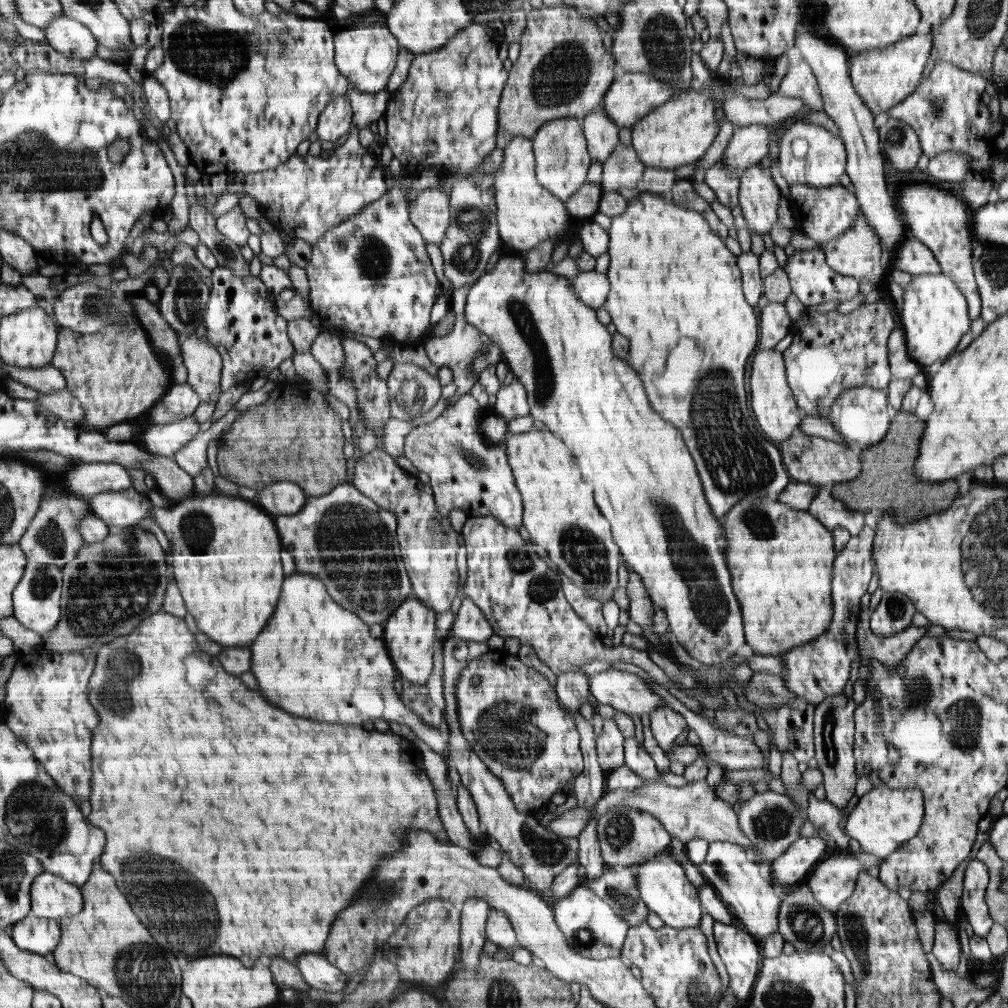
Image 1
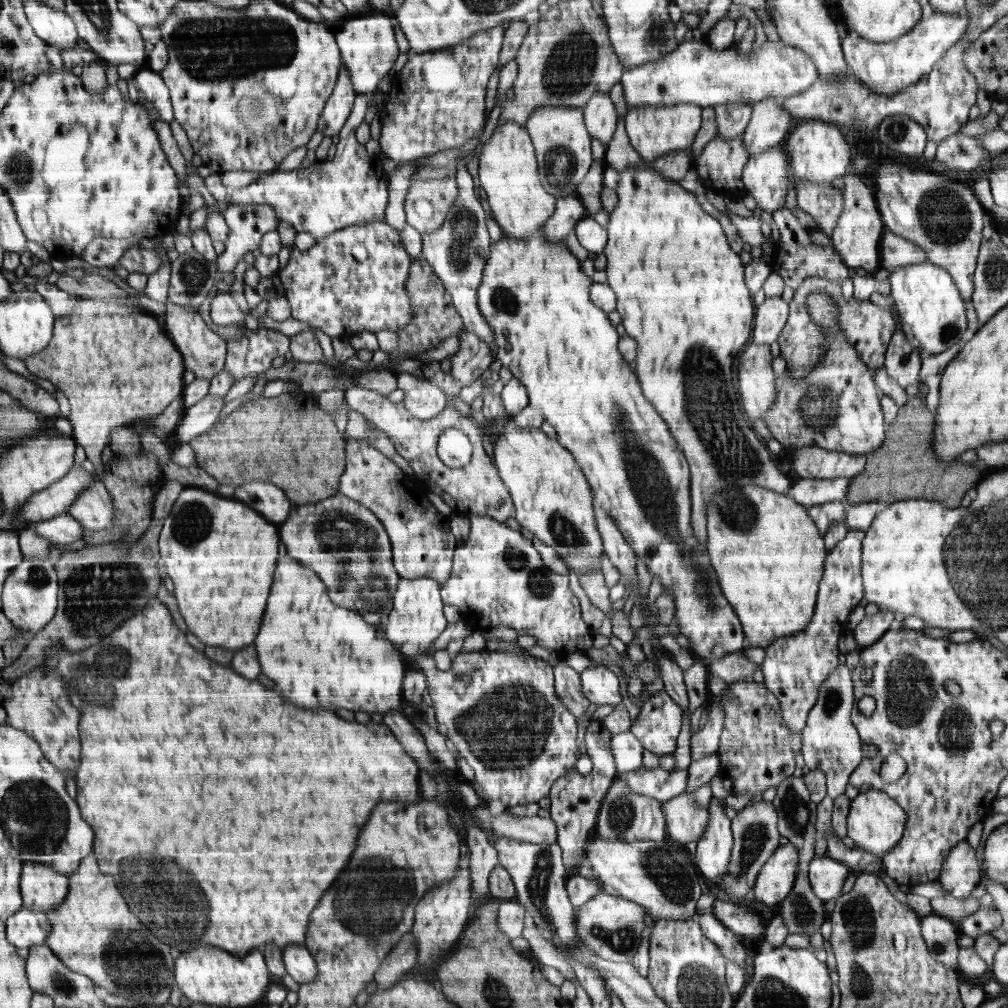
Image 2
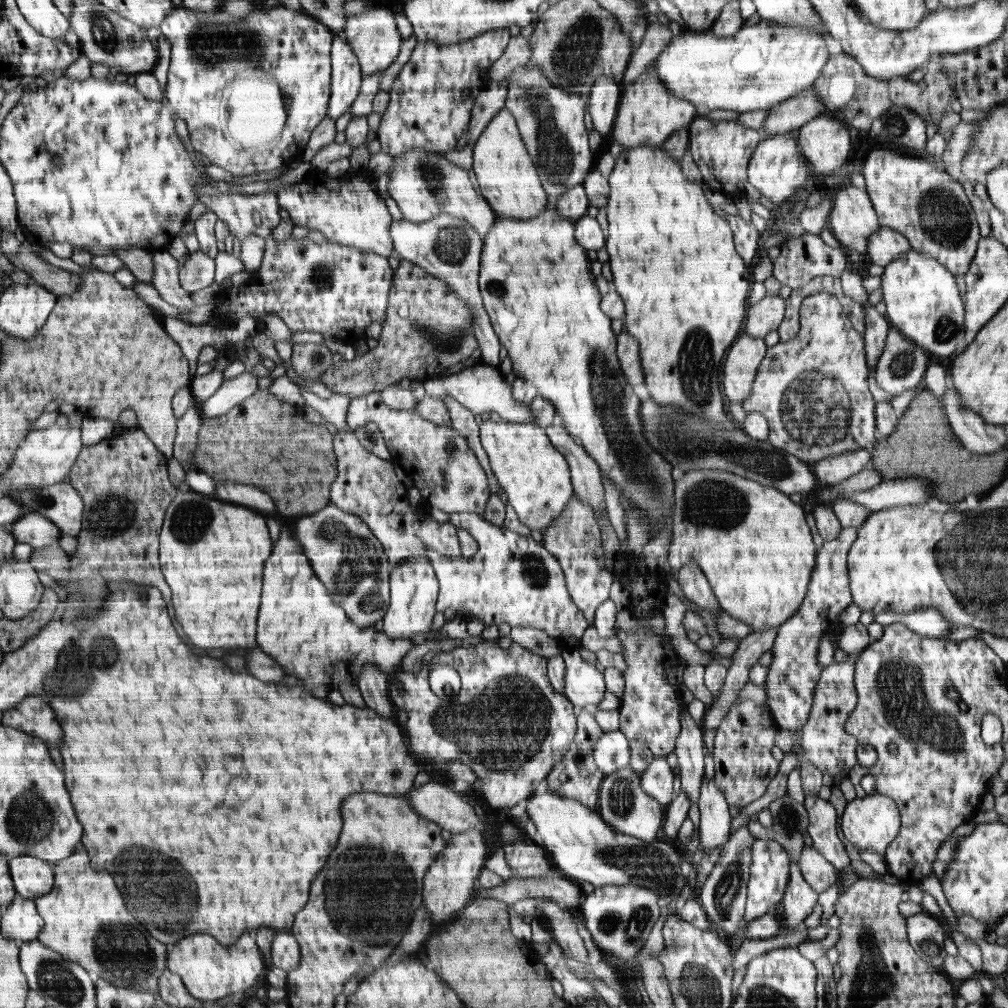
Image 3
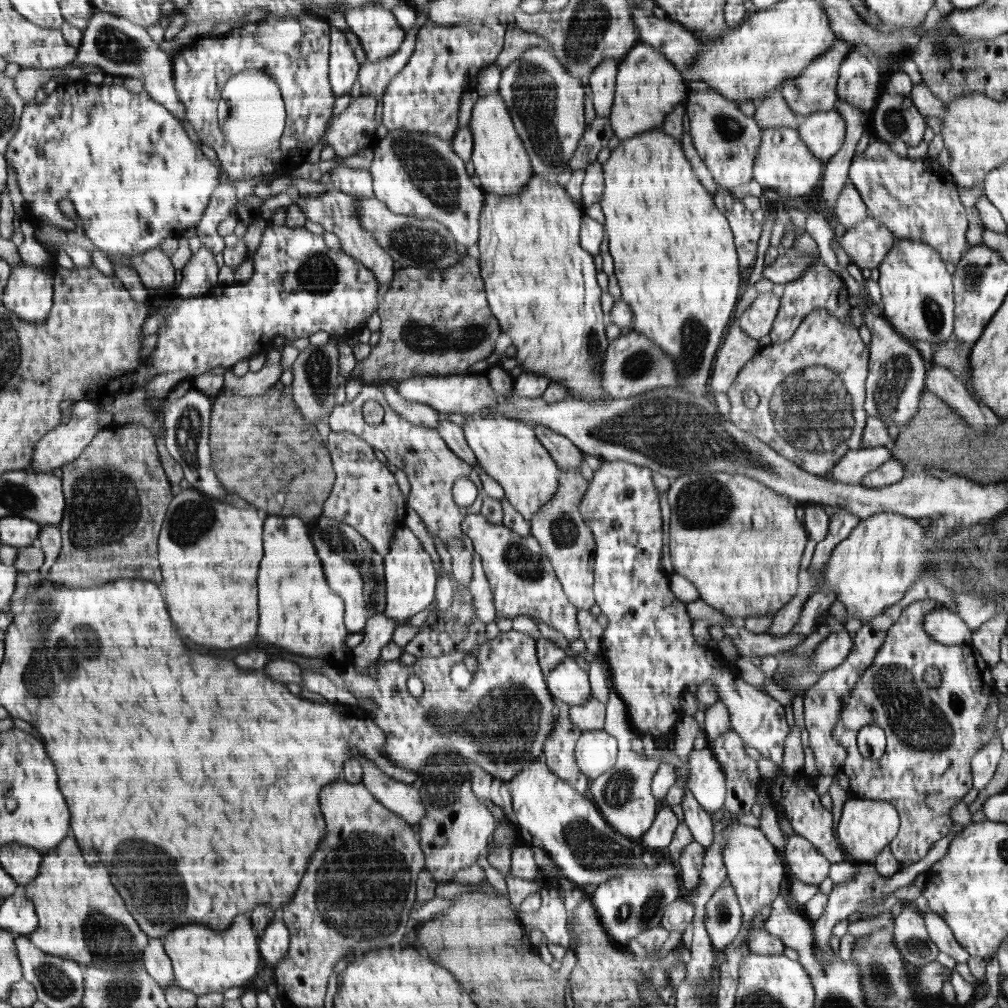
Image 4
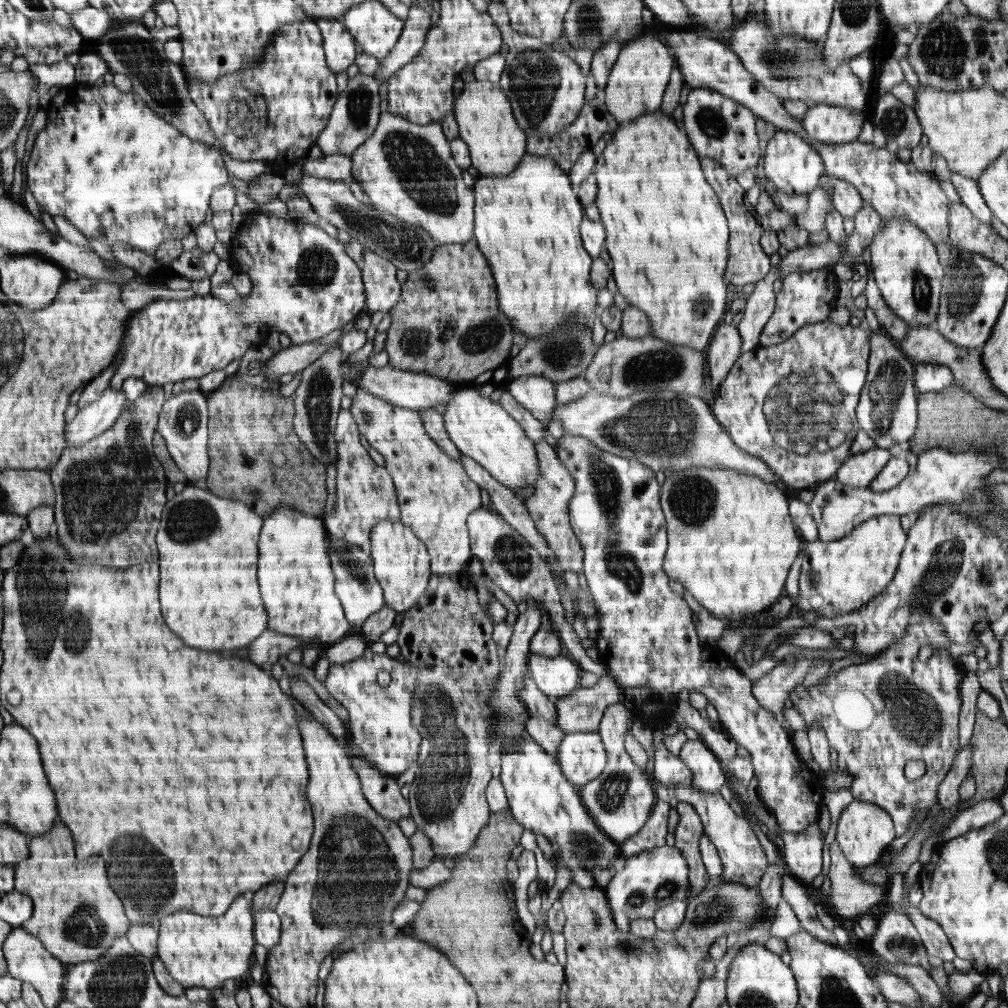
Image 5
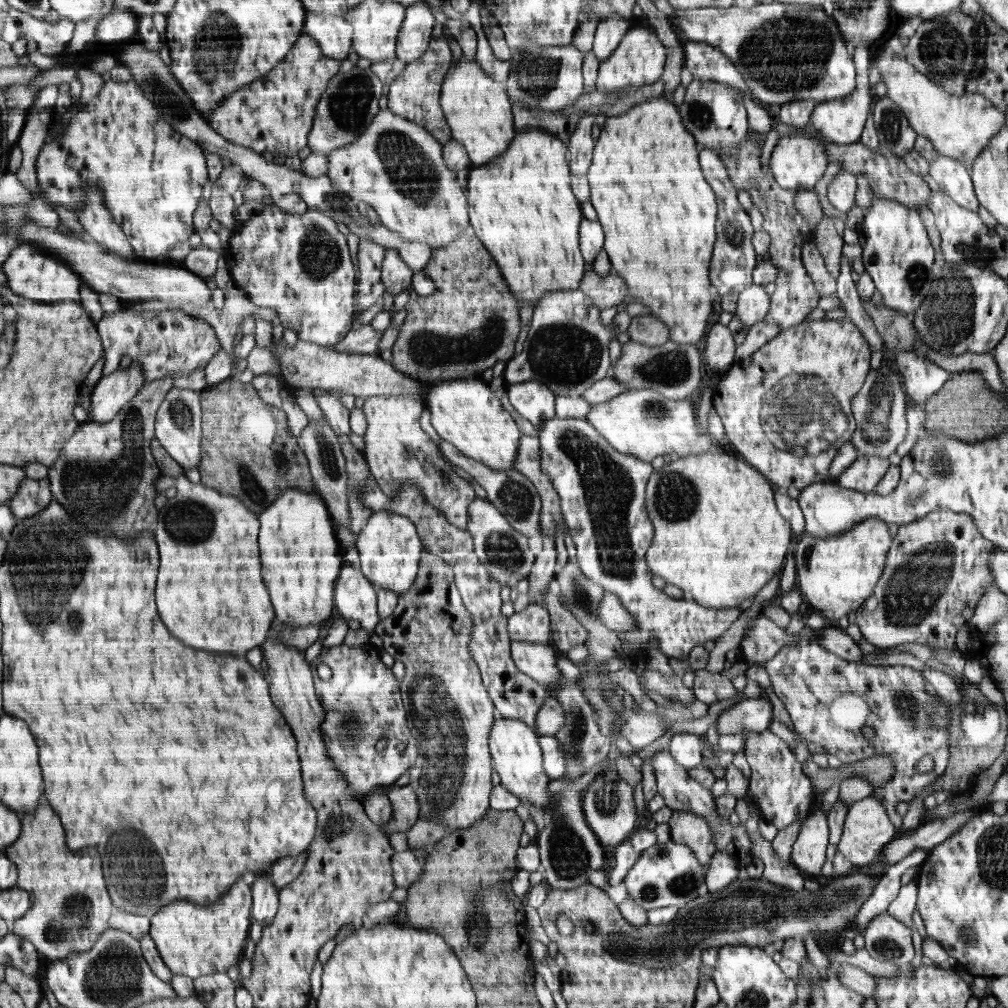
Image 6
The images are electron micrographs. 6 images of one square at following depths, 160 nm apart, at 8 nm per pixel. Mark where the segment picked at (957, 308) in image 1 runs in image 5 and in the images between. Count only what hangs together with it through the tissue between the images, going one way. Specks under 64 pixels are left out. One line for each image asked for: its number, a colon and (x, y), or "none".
2: (926, 298)
3: (923, 302)
4: (917, 291)
5: (904, 262)

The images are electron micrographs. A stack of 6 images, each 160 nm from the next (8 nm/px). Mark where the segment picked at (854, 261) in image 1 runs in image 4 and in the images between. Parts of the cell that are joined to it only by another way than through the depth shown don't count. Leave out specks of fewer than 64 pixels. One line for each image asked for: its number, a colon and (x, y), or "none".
2: (856, 238)
3: (852, 219)
4: (850, 210)

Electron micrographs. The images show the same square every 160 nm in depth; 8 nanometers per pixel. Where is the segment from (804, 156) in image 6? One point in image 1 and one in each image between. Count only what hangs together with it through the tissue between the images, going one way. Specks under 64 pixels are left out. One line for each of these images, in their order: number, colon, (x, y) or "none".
1: (759, 195)
2: (765, 177)
3: (777, 169)
4: (784, 164)
5: (790, 163)

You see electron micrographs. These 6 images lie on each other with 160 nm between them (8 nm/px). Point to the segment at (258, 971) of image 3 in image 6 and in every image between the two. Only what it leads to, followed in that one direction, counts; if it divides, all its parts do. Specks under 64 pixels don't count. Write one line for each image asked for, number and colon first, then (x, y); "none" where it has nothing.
4: (204, 960)
5: (198, 951)
6: (194, 940)

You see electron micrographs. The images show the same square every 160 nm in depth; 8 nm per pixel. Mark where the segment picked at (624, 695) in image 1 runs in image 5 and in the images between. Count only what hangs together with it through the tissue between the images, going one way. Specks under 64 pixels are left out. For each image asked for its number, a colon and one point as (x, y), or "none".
2: (600, 686)
3: (583, 685)
4: (568, 683)
5: (557, 677)

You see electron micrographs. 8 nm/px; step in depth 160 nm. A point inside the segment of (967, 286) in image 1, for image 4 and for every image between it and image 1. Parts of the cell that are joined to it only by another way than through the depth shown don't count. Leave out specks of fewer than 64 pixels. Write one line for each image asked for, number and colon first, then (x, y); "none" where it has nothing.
2: (936, 212)
3: (913, 196)
4: (916, 200)

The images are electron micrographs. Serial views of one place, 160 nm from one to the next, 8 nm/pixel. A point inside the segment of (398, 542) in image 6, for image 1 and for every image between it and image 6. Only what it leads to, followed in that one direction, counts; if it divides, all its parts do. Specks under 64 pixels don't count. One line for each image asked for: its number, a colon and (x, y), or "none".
1: (410, 632)
2: (414, 624)
3: (414, 590)
4: (410, 578)
5: (400, 558)

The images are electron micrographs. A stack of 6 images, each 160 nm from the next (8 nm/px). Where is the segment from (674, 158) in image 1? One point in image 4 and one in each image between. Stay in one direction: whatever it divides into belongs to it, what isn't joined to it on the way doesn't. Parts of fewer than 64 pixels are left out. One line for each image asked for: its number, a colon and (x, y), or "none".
2: (653, 131)
3: (648, 113)
4: (648, 86)

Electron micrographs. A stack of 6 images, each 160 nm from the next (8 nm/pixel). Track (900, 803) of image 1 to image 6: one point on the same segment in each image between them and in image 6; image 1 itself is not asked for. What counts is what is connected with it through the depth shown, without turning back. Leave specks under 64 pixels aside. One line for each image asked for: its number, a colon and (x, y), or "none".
2: (876, 822)
3: (871, 823)
4: (865, 827)
5: (864, 832)
6: (867, 827)

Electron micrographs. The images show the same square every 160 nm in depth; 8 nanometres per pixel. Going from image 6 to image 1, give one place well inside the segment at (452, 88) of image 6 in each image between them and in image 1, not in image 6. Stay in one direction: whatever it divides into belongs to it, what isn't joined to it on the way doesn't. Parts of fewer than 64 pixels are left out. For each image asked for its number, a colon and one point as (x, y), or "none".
1: (527, 214)
2: (513, 192)
3: (509, 180)
4: (499, 157)
5: (496, 142)

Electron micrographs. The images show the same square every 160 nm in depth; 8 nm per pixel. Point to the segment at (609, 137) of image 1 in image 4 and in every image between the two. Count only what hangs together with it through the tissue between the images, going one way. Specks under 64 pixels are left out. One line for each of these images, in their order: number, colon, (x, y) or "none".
2: (601, 118)
3: (605, 93)
4: (602, 80)

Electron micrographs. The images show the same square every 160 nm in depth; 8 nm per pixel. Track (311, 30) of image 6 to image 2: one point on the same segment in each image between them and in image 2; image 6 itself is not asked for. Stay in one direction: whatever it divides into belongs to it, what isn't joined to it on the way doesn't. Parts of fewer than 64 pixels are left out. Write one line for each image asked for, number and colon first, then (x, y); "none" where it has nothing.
2: (338, 107)
3: (347, 74)
4: (344, 68)
5: (340, 49)

